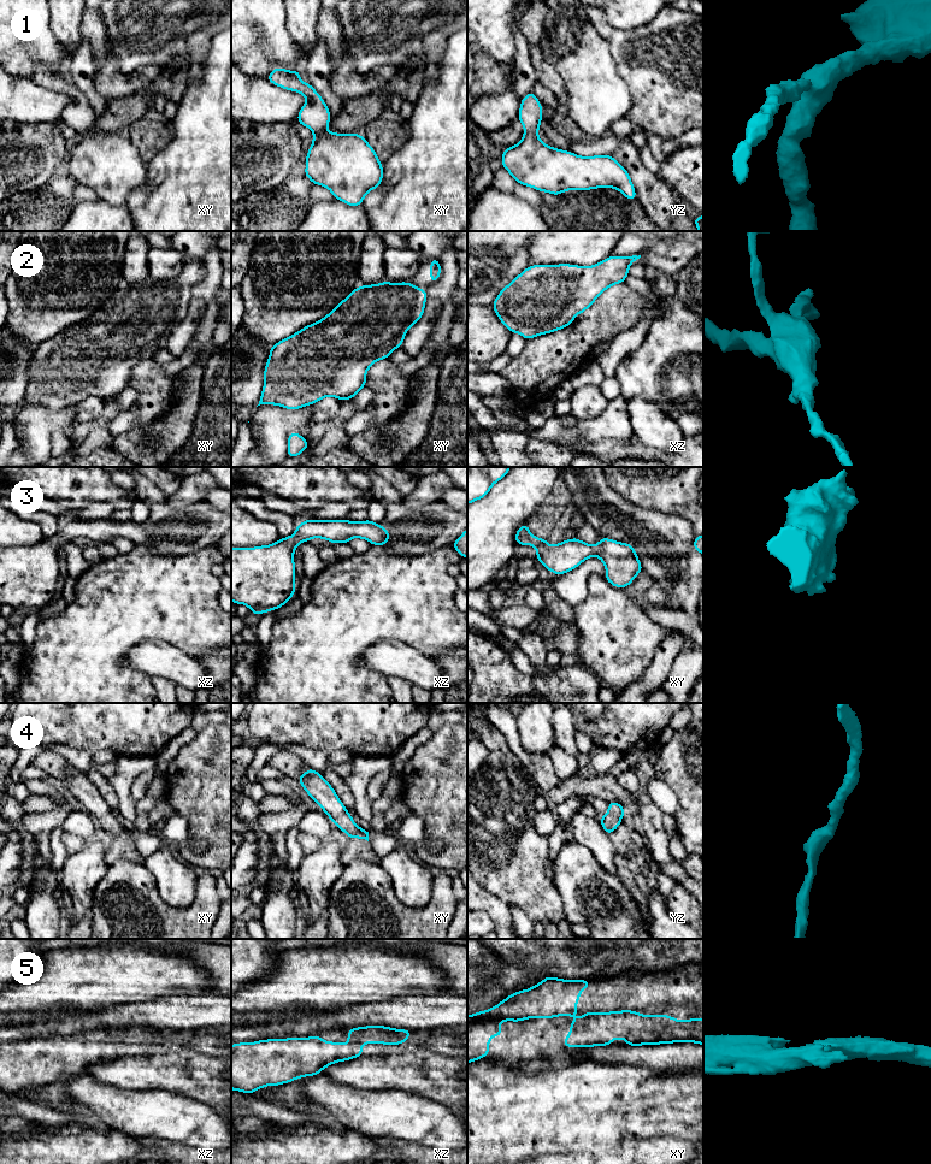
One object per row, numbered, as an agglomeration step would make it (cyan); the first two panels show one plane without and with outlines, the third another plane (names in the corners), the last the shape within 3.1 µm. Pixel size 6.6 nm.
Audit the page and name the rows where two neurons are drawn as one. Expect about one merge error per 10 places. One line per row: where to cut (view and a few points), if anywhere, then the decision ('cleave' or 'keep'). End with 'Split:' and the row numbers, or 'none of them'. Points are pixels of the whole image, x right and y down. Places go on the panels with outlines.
1: cut none; keep
2: cut none; keep
3: cut none; keep
4: cut none; keep
5: cut none; keep
Split: none of them

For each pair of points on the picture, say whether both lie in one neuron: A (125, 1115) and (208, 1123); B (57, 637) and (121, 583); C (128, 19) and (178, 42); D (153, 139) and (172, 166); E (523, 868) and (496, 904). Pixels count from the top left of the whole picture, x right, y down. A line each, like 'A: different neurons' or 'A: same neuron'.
A: same neuron
B: same neuron
C: same neuron
D: different neurons
E: different neurons

